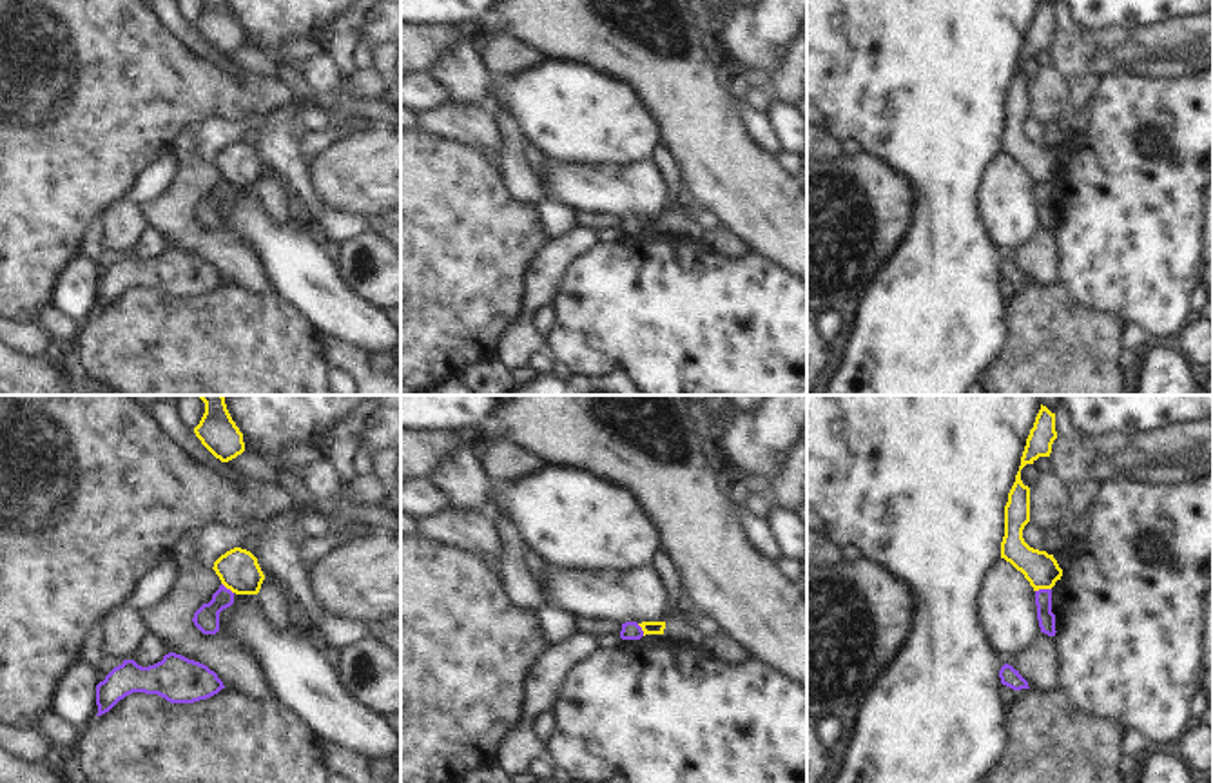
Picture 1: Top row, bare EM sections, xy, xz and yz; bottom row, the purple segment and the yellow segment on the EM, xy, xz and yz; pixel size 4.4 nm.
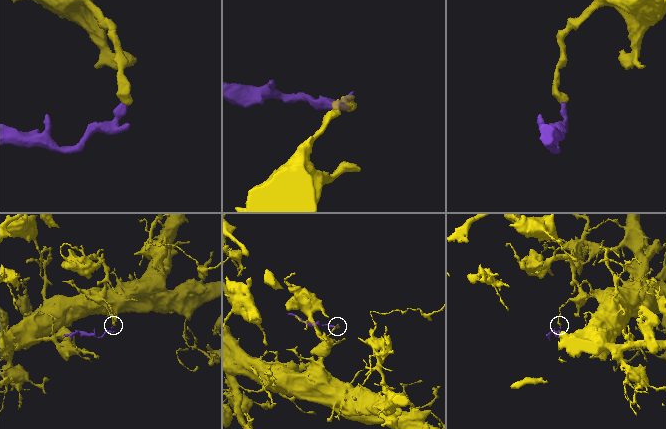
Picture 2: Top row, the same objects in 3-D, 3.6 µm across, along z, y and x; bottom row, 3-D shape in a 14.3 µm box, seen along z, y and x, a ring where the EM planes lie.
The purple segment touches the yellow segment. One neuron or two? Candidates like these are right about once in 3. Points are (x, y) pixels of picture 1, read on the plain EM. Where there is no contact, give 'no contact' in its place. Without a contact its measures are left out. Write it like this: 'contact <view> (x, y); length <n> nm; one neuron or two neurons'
contact yz (1043, 183); length 70 nm; two neurons

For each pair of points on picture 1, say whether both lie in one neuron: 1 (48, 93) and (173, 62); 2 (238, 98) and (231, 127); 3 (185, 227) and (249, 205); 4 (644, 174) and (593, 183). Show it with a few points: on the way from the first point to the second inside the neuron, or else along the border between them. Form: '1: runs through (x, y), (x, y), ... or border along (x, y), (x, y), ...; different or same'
1: runs through (78, 75), (142, 75); same
2: border along (265, 115), (209, 115), (200, 124); different
3: border along (218, 225), (236, 232), (252, 251); different
4: runs through (631, 183), (606, 183); same

